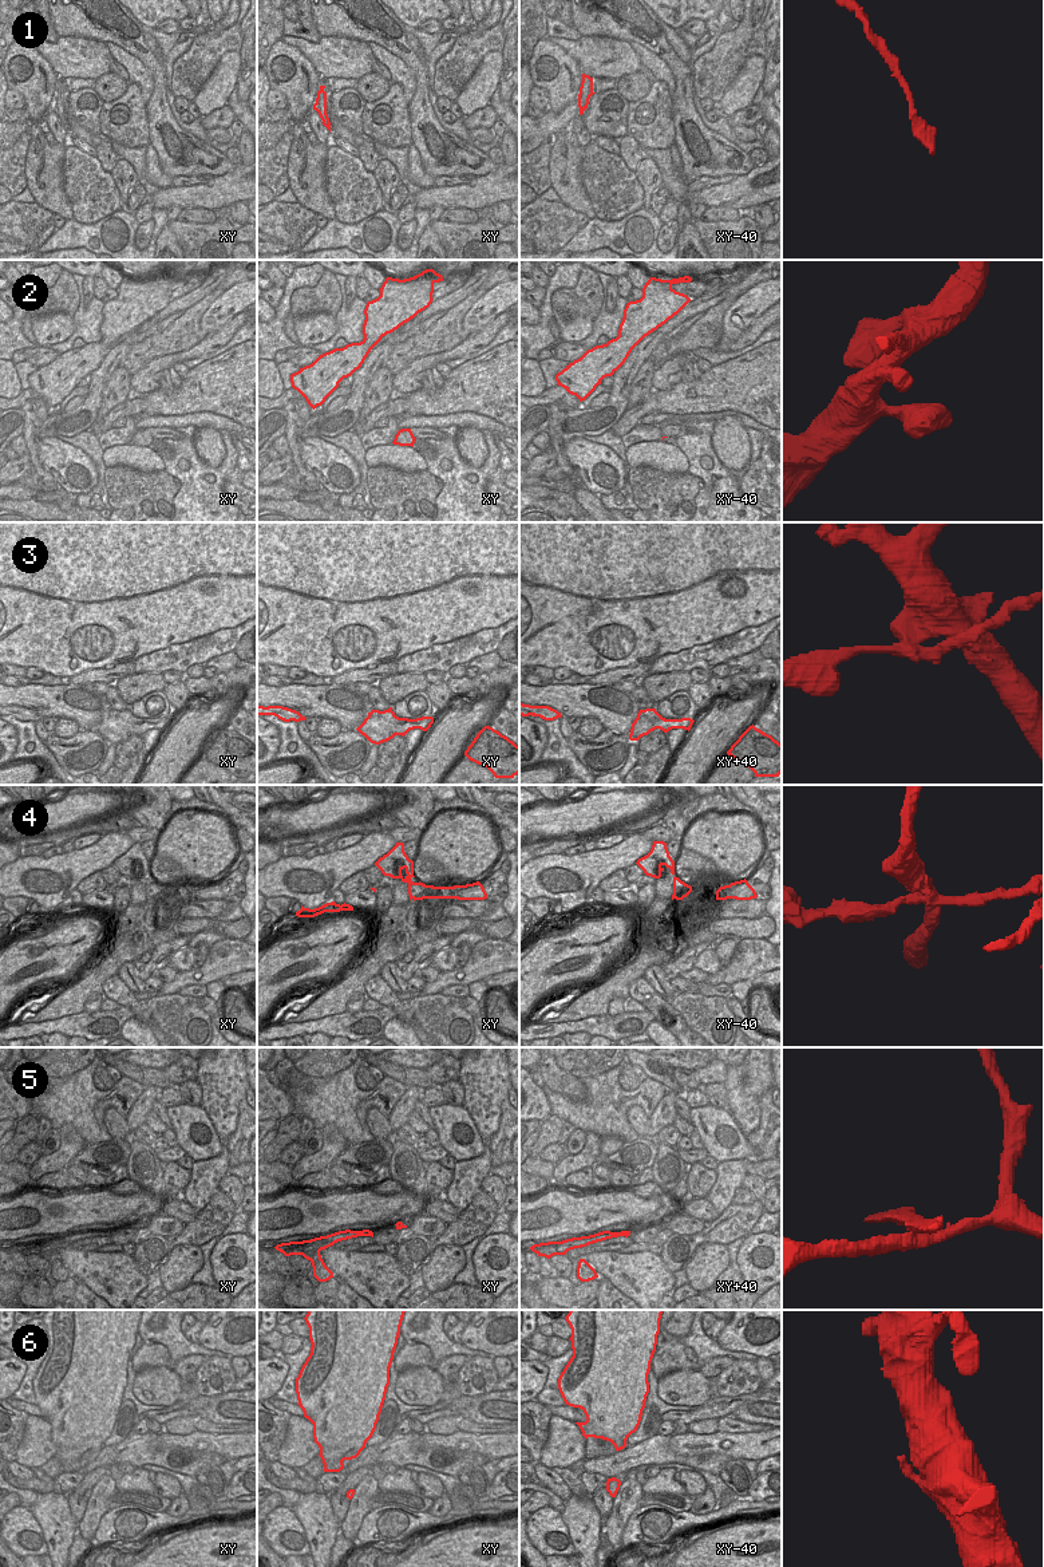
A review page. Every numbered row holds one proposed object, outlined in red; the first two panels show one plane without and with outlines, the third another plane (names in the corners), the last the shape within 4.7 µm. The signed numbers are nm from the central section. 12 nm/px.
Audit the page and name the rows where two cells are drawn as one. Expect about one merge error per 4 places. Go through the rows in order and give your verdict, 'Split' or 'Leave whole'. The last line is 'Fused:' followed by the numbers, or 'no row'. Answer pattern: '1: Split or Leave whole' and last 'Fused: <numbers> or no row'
1: Leave whole
2: Leave whole
3: Split
4: Split
5: Split
6: Leave whole
Fused: 3, 4, 5.

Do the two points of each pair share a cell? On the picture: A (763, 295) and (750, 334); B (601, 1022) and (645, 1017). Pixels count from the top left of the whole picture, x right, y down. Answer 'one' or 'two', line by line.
A: two
B: one

